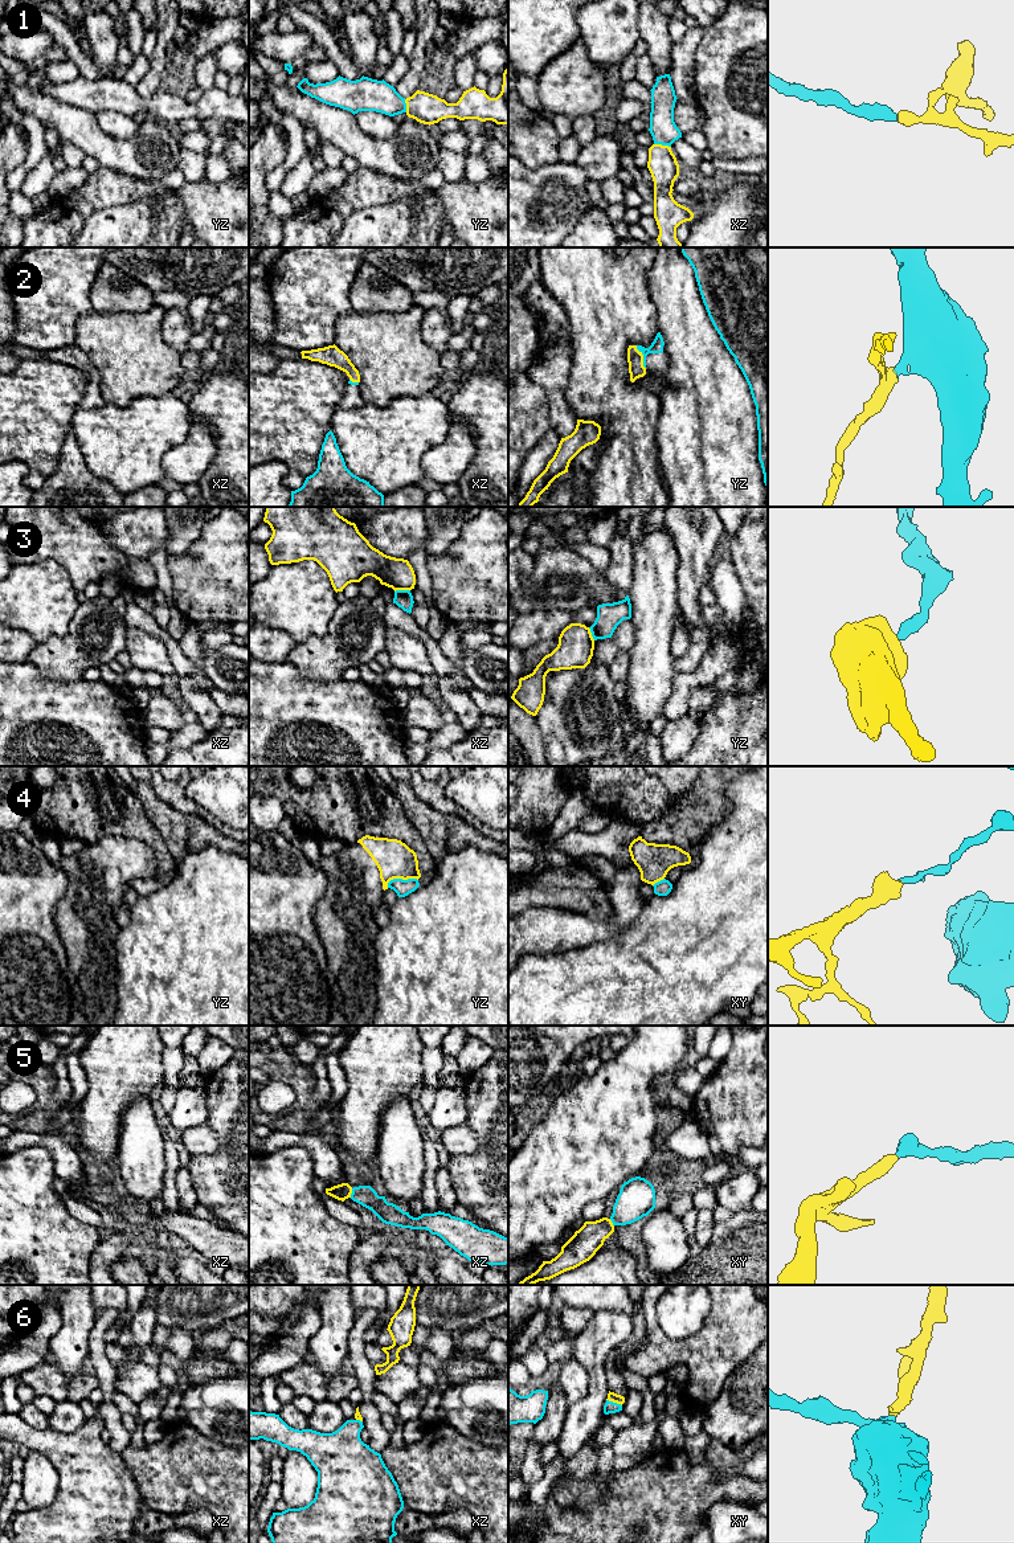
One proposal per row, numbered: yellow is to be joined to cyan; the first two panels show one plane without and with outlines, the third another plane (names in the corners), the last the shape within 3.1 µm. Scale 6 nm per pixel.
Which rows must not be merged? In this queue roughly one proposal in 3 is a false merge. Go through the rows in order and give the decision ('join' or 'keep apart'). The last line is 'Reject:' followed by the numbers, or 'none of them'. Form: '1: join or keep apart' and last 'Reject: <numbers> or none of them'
1: join
2: join
3: keep apart
4: keep apart
5: join
6: join
Reject: 3, 4

